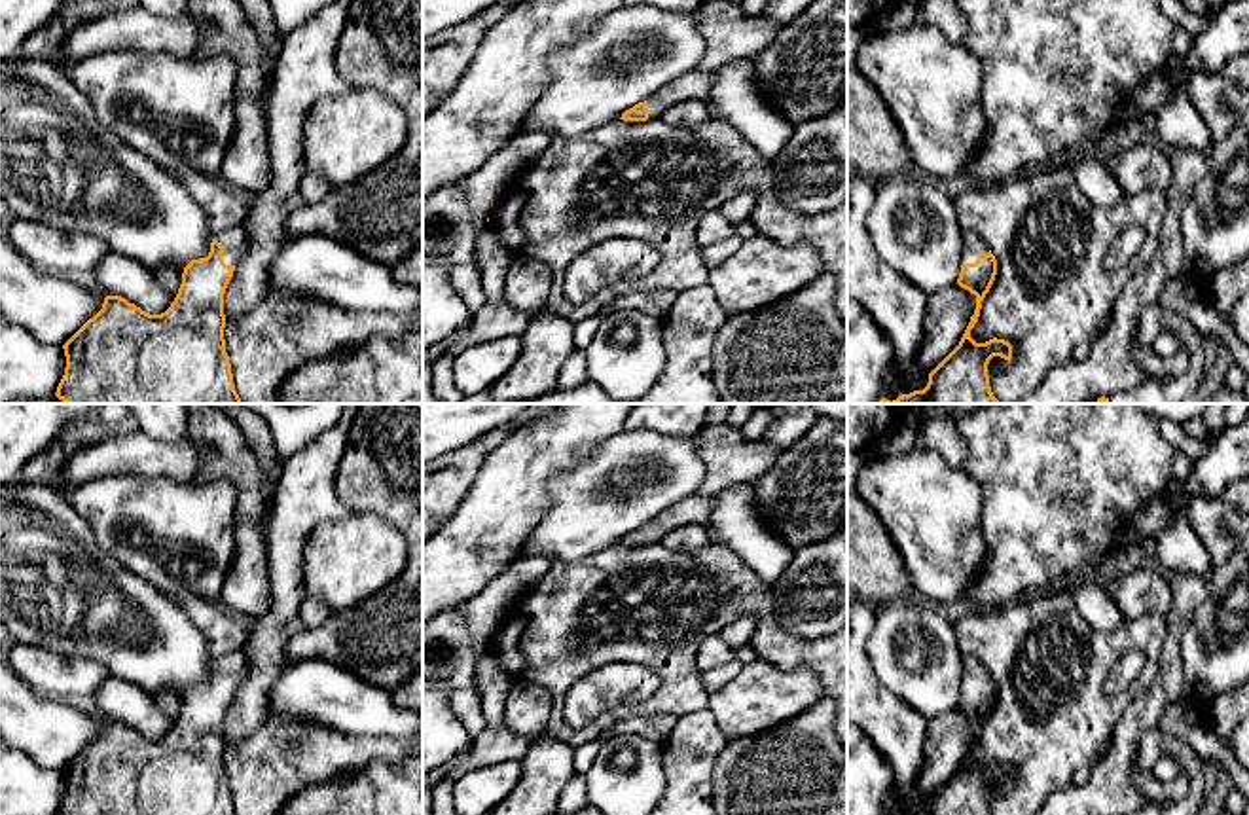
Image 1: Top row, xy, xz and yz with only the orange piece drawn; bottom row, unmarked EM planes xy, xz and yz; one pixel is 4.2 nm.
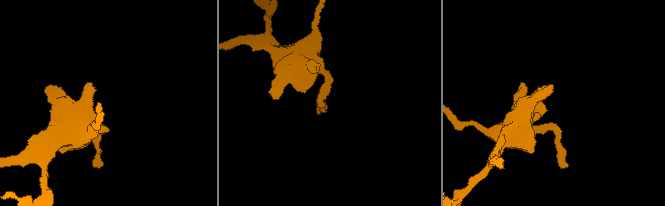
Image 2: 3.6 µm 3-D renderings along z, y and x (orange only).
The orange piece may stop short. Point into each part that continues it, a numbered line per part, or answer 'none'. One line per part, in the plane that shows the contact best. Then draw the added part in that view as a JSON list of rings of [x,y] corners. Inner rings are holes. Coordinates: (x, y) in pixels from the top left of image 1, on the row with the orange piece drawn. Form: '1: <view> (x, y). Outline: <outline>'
1: xy (234, 241). Outline: [[[243,220],[235,227],[216,233],[214,239],[224,246],[226,265],[237,265],[241,258],[246,254],[248,237]]]

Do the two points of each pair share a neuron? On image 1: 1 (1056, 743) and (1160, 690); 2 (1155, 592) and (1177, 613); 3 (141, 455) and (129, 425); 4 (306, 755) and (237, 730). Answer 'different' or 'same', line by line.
1: different
2: different
3: different
4: different

